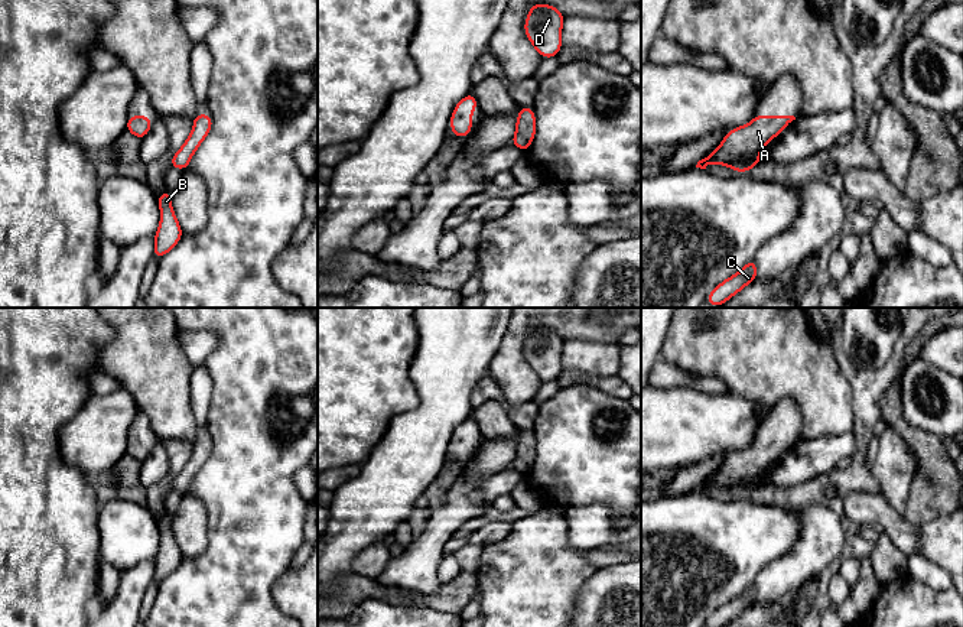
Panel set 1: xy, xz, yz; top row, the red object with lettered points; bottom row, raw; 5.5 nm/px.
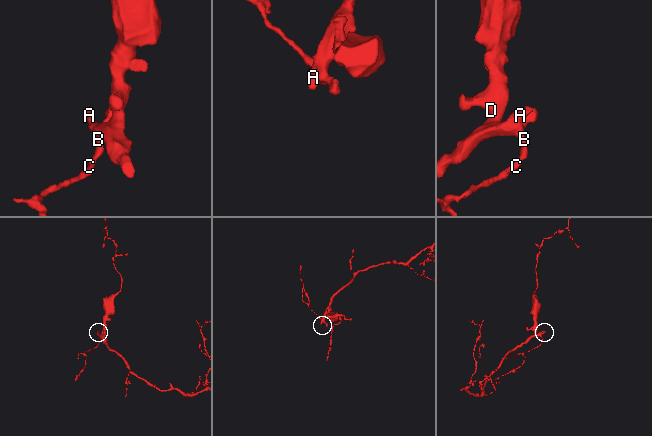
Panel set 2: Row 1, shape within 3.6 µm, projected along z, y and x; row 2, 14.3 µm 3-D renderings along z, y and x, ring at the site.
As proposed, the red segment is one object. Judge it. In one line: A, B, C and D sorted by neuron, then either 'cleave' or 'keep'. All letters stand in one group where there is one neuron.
groups A B C D; keep

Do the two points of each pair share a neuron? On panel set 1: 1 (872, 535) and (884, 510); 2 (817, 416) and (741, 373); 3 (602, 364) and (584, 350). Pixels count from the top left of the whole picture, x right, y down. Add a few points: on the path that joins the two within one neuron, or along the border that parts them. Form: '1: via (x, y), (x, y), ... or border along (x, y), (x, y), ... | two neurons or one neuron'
1: border along (872, 526), (859, 528) | two neurons
2: via (803, 396), (780, 373), (761, 373) | one neuron
3: via (598, 360), (588, 354) | one neuron

